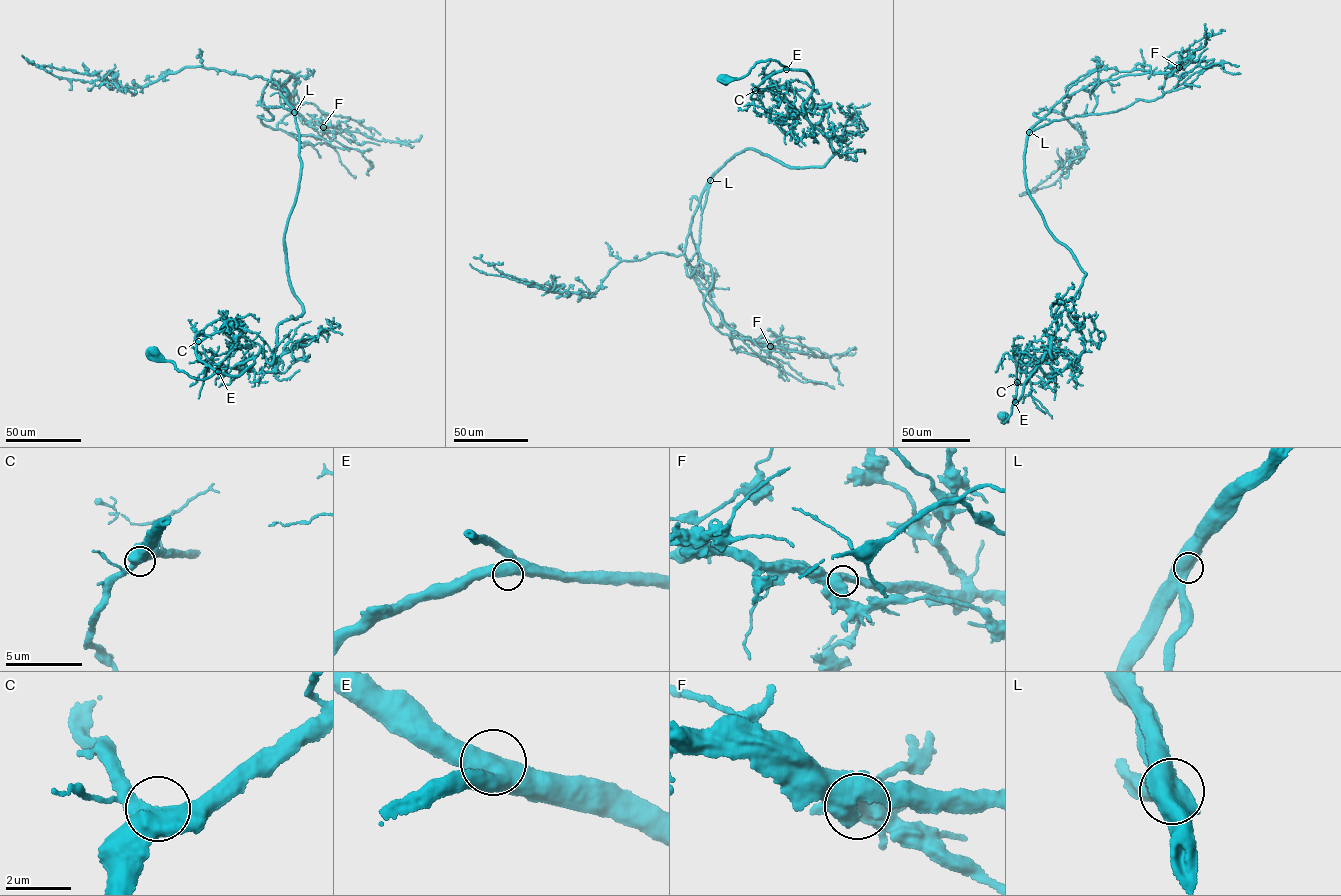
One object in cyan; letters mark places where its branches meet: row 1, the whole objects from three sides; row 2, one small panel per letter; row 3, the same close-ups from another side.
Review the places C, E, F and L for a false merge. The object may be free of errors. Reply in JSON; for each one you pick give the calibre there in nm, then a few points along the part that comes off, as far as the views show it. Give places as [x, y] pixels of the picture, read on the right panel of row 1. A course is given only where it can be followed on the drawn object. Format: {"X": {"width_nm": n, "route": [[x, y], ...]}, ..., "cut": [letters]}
{"L": {"width_nm": 700, "route": [[1029, 132], [1053, 121], [1109, 113], [1137, 100], [1157, 99], [1173, 69], [1167, 57], [1225, 30]]}, "cut": ["L"]}

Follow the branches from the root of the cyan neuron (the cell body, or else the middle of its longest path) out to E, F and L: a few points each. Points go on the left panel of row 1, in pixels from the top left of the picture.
E: (154, 351), (194, 378), (204, 380), (218, 371)
F: (154, 351), (204, 380), (273, 360), (303, 309), (283, 241), (299, 132), (271, 81), (323, 127)
L: (154, 351), (194, 378), (237, 376), (261, 350), (272, 362), (277, 326), (303, 312), (283, 241), (294, 112)

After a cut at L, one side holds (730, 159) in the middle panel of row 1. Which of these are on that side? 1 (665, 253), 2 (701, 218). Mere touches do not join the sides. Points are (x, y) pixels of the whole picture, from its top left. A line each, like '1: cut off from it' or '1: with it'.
1: with it
2: cut off from it

